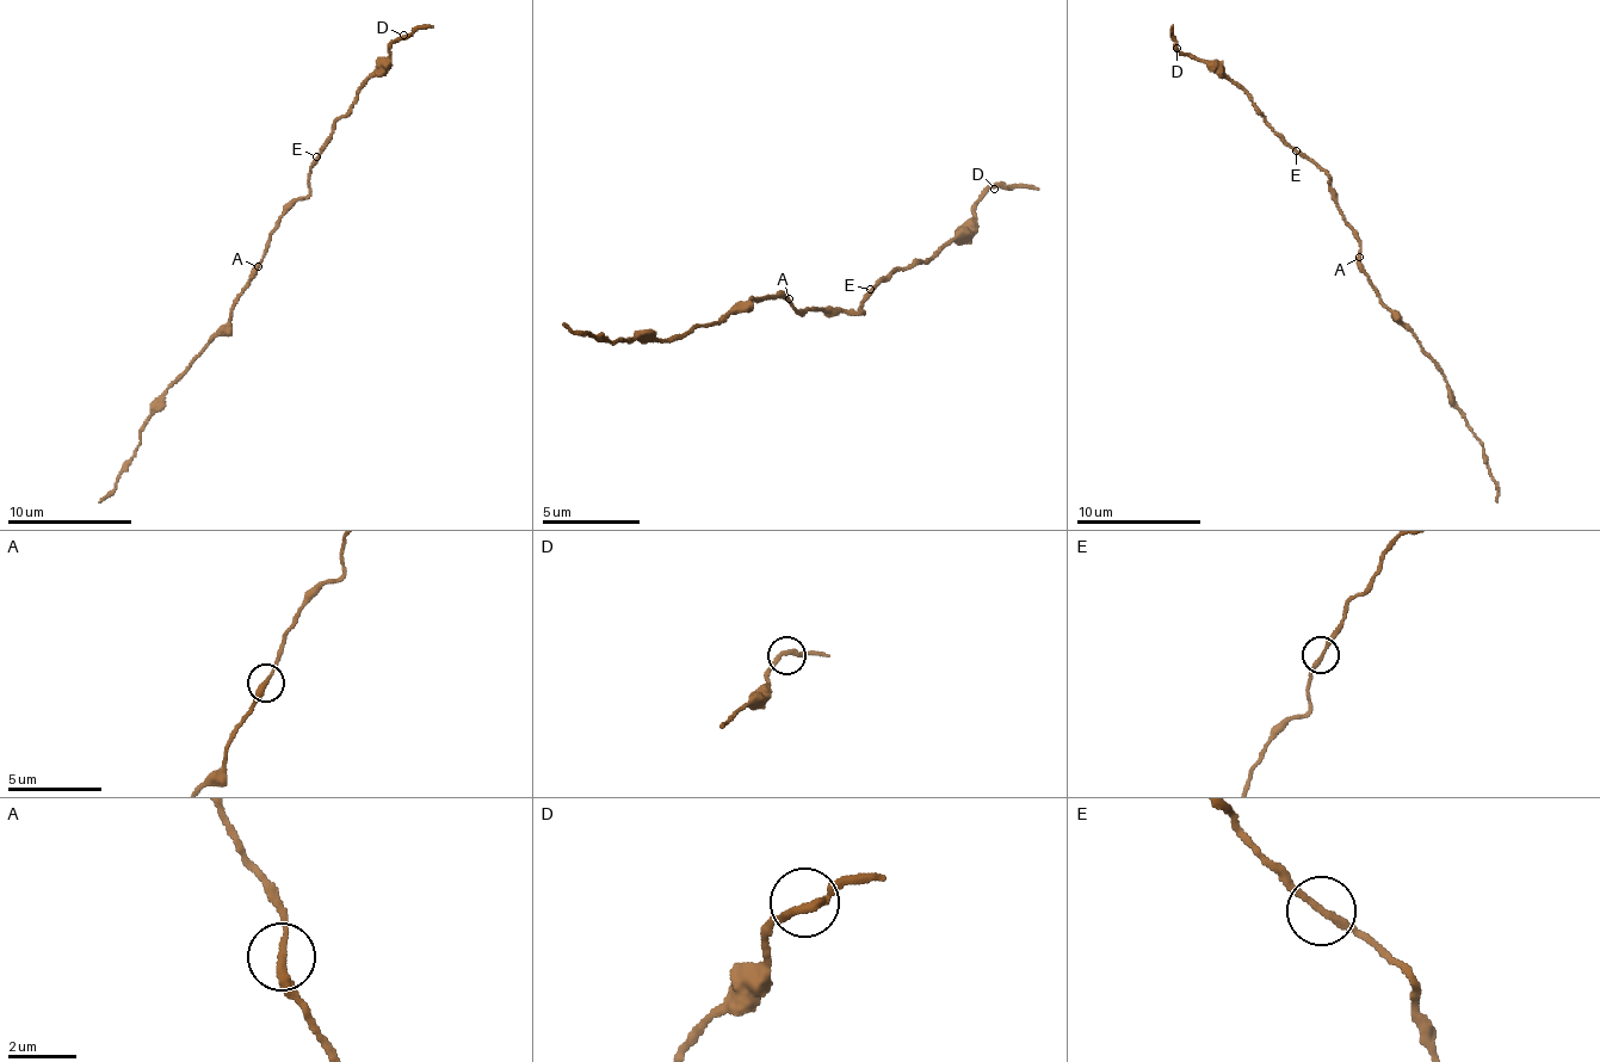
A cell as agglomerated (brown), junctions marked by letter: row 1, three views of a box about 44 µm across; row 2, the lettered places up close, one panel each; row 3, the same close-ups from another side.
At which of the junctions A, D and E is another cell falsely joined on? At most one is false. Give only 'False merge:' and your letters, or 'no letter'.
False merge: no letter

